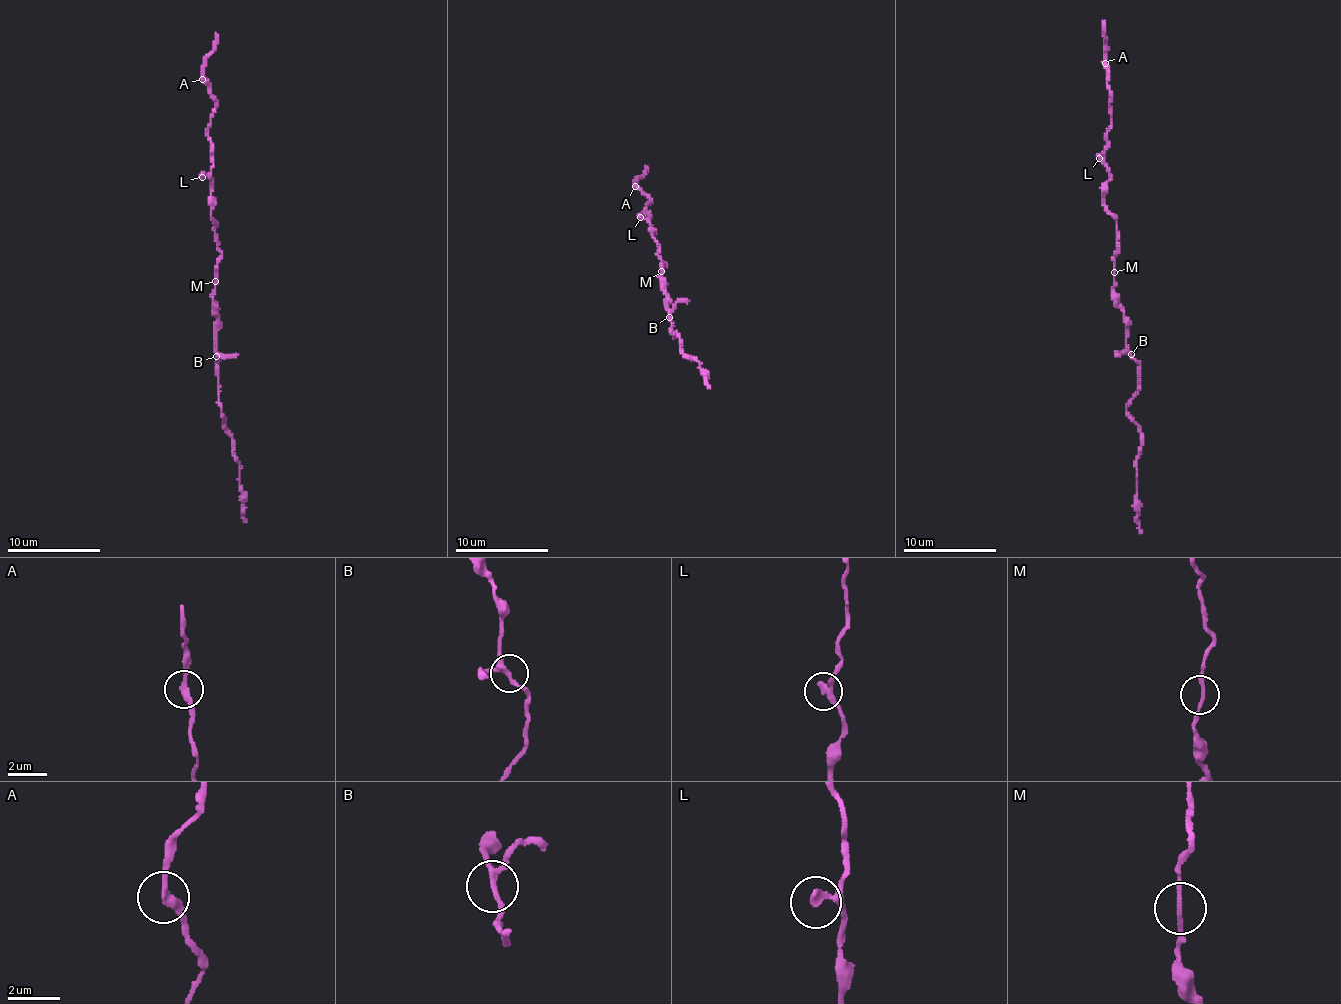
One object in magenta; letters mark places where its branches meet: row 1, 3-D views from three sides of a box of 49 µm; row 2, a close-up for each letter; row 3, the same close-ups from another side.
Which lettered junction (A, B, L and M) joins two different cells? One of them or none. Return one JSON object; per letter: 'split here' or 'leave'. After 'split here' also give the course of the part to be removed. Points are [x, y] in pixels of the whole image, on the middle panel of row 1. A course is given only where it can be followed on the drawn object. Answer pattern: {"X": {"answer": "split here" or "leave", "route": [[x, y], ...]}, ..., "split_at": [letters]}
{"A": {"answer": "leave"}, "B": {"answer": "leave"}, "L": {"answer": "leave"}, "M": {"answer": "leave"}, "split_at": []}

